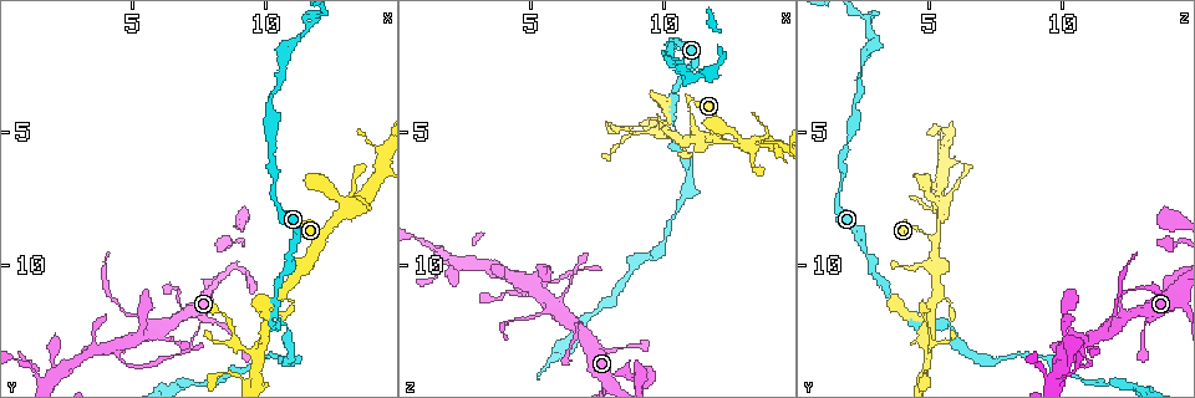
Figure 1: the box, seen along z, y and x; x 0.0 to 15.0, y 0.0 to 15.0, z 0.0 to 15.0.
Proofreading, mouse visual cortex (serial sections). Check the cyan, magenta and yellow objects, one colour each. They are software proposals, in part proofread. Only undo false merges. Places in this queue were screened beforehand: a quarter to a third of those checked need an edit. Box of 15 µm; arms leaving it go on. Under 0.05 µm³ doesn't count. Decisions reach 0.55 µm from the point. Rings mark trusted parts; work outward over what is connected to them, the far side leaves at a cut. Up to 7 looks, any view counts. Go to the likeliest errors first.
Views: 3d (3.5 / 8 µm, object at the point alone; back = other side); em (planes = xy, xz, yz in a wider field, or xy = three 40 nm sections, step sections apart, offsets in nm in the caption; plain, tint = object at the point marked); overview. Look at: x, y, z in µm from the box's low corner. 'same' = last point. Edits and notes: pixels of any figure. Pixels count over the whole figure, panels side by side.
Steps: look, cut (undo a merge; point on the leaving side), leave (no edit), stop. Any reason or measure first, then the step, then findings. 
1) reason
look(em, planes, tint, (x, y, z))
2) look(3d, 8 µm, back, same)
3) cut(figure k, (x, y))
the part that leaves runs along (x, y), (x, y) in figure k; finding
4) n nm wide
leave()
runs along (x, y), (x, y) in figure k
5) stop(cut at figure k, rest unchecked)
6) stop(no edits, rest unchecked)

sharp bend
look(3d, 8 µm, (10.3, 12.3, 4.9))

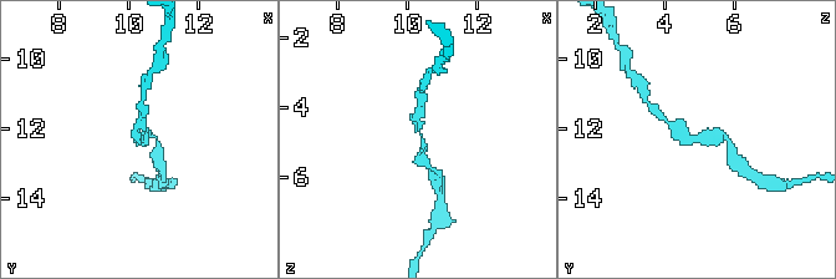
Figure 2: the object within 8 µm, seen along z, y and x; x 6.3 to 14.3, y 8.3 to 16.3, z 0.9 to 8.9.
need the tissue
look(em, xy, step 2, tint, (10.4, 12.3, 4.8))

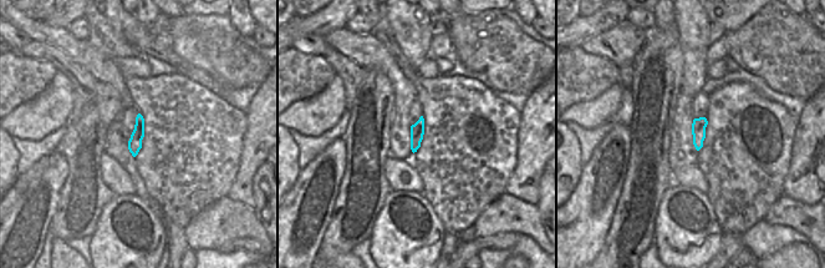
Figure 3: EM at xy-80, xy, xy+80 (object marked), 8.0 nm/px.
leave()
runs along (668, 121), (691, 137), (724, 135) in figure 2; continuous, no second cell

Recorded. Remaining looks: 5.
narrows sharply
look(3d, 3.5 µm, (10.2, 5.2, 2.0))

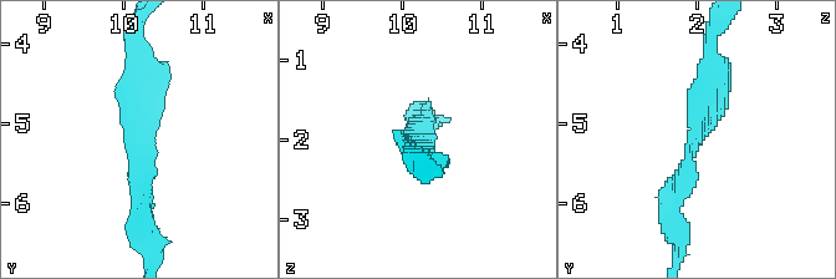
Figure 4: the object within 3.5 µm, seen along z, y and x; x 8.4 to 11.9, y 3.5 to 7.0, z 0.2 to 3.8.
need the tissue
look(em, planes, tint, (10.20, 5.15, 2.05))

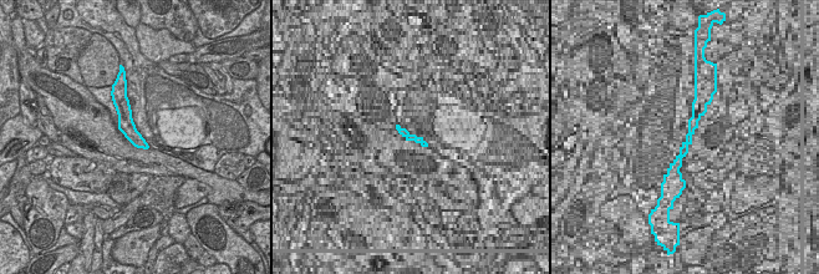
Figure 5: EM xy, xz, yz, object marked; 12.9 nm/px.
leave()
runs along (672, 208), (714, 64) in figure 4; all the same cell

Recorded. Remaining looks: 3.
sharp bend
look(3d, 3.5 µm, (12.0, 9.0, 5.1))

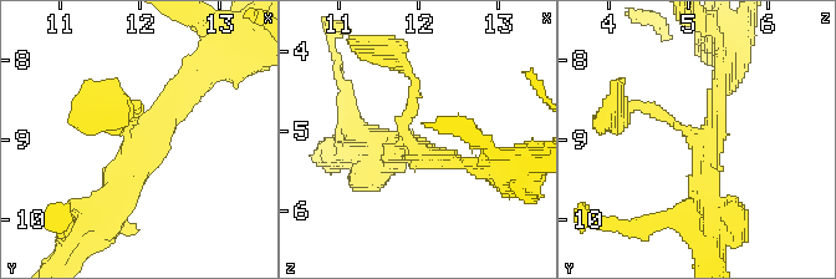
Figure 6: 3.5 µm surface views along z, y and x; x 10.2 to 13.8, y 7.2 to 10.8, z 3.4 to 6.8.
need the tissue
look(em, xy, step 2, tint, (11.95, 9.10, 5.20))

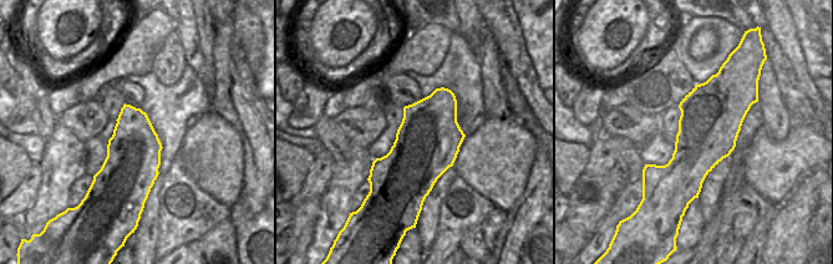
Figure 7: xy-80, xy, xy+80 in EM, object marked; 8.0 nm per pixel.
leave()
runs along (638, 105), (705, 151), (705, 223) in figure 6; continuous, no second cell

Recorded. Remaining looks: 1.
stop(no edits, rest unchecked)

